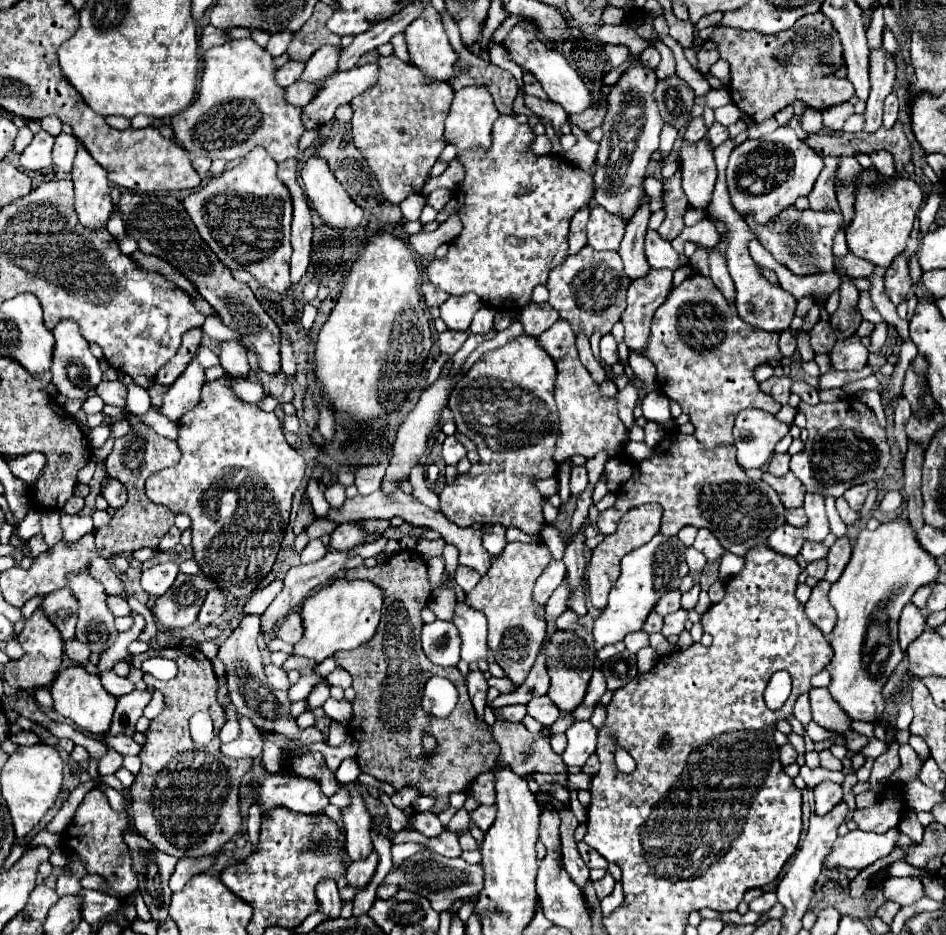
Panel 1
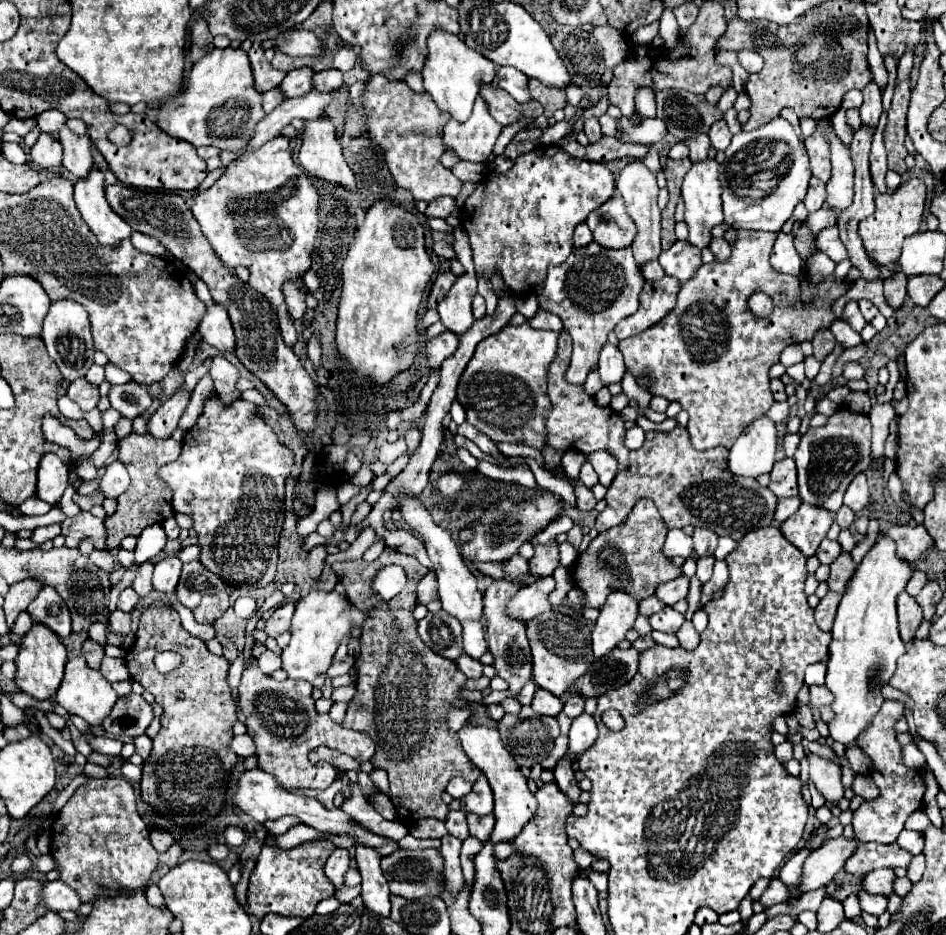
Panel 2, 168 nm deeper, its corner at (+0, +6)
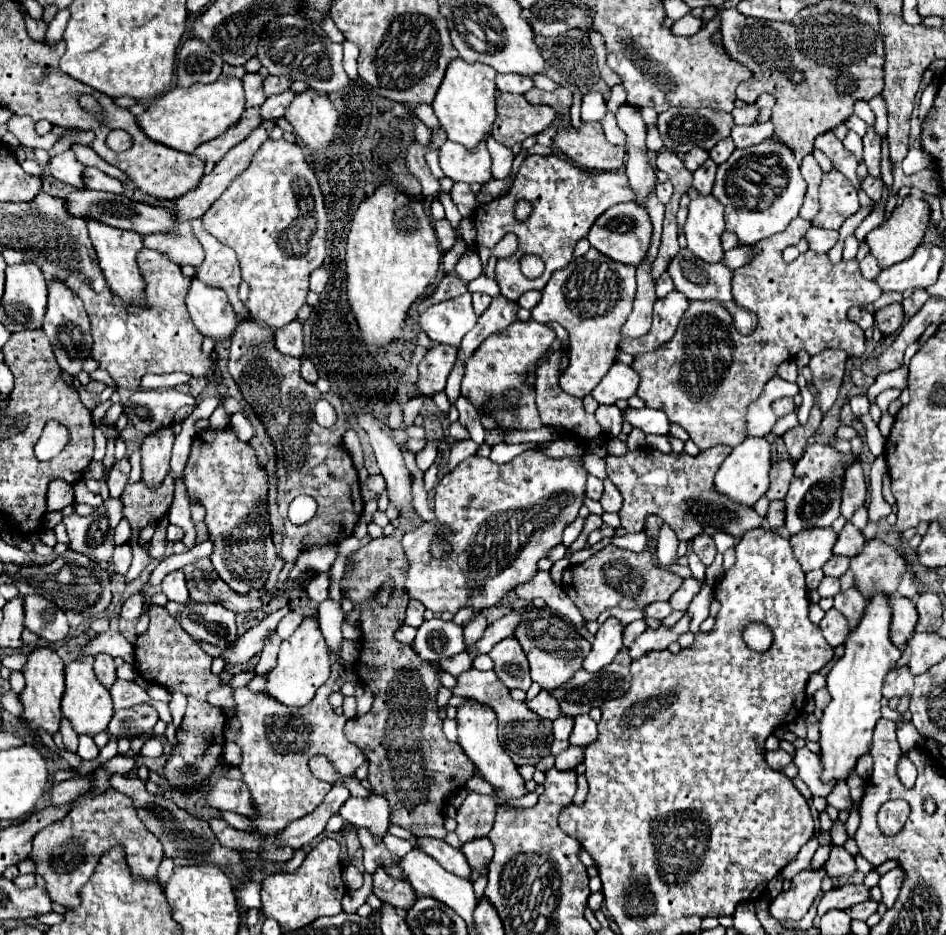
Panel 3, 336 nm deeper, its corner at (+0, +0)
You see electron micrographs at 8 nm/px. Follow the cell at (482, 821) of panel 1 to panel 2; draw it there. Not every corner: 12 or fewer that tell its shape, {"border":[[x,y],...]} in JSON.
{"border":[[468,816],[468,830],[482,844],[490,840],[494,816]]}

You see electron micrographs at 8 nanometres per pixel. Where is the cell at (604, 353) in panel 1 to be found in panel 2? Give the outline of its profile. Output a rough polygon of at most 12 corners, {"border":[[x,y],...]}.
{"border":[[616,346],[602,348],[598,374],[602,384],[622,382],[626,366]]}

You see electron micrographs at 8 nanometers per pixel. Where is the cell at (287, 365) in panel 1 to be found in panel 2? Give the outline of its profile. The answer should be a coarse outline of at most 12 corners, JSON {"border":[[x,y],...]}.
{"border":[[276,136],[194,196],[224,266],[298,338],[282,286],[312,266],[314,180]]}

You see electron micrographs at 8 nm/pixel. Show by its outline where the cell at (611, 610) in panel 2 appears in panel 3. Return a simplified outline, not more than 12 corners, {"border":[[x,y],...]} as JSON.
{"border":[[608,618],[584,660],[586,672],[610,664],[622,648],[624,624]]}

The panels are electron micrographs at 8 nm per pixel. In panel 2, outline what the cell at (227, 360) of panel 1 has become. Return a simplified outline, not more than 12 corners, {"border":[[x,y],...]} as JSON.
{"border":[[212,302],[198,332],[220,352],[232,352],[234,338],[224,304]]}

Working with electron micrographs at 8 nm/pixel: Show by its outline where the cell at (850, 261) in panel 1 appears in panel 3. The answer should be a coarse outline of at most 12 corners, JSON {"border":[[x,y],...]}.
{"border":[[812,226],[806,232],[810,250],[828,252],[838,232]]}

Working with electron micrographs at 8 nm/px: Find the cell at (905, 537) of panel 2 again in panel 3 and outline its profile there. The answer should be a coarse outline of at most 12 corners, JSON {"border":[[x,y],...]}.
{"border":[[880,538],[850,560],[856,588],[892,596],[904,554]]}

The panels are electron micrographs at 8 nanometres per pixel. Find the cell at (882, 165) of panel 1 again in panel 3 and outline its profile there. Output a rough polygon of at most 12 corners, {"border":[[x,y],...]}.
{"border":[[868,176],[862,188],[874,202],[884,190],[882,178]]}

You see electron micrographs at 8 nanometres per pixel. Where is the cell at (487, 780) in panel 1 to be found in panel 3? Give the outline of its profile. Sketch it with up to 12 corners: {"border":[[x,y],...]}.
{"border":[[470,792],[456,814],[460,842],[488,836],[494,796]]}

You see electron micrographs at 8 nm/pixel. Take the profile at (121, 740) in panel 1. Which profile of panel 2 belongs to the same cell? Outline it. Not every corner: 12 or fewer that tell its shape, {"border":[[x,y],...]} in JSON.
{"border":[[146,734],[134,738],[136,752],[146,762],[152,750],[152,740]]}

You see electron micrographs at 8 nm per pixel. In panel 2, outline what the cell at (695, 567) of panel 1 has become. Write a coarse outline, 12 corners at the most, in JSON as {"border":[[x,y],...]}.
{"border":[[668,530],[664,556],[690,558],[692,538]]}

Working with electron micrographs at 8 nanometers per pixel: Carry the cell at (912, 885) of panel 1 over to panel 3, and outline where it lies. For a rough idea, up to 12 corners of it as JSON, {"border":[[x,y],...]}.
{"border":[[864,884],[830,890],[818,902],[818,916],[870,898]]}

